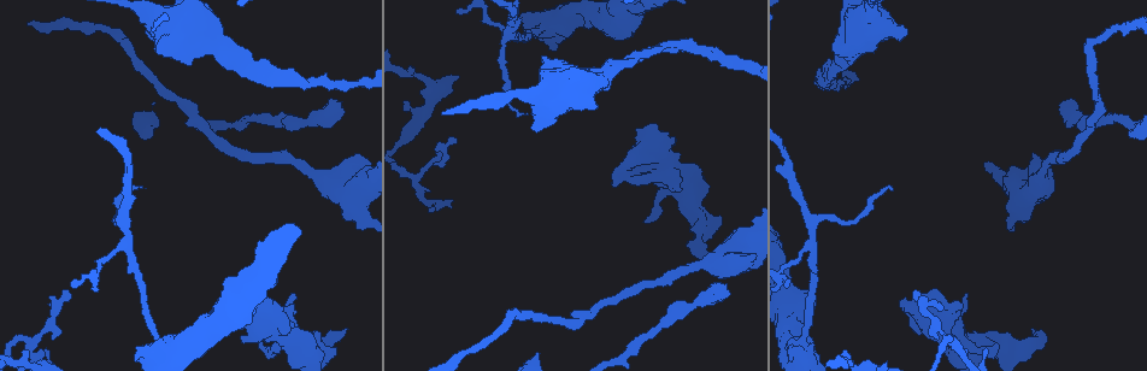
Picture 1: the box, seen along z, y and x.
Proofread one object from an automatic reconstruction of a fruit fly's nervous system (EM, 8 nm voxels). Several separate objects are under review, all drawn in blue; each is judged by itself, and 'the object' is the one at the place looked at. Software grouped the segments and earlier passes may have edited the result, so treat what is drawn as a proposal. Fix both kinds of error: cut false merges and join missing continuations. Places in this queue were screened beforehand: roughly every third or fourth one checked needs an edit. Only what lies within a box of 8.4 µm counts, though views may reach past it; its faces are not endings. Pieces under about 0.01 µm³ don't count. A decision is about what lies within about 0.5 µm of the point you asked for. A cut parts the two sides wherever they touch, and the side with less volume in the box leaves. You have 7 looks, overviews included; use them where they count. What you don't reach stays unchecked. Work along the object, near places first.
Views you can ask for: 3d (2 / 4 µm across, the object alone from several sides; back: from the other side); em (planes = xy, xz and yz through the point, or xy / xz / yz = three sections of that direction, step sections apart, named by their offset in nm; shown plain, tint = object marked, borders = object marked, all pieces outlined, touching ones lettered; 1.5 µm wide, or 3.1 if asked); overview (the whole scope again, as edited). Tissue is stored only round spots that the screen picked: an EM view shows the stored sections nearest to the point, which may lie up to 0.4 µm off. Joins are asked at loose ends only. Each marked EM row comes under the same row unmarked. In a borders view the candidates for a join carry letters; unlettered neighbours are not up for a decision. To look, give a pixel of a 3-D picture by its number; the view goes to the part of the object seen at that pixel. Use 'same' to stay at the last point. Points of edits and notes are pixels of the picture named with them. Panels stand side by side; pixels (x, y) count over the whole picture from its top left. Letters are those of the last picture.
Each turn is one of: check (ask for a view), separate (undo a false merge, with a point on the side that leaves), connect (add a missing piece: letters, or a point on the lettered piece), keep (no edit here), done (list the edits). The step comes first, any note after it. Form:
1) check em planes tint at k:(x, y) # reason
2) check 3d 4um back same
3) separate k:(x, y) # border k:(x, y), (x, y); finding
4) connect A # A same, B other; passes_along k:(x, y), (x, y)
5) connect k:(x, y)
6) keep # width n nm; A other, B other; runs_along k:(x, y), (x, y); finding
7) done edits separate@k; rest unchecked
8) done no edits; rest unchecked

check em planes tint at 1:(690, 267) # calibre changes

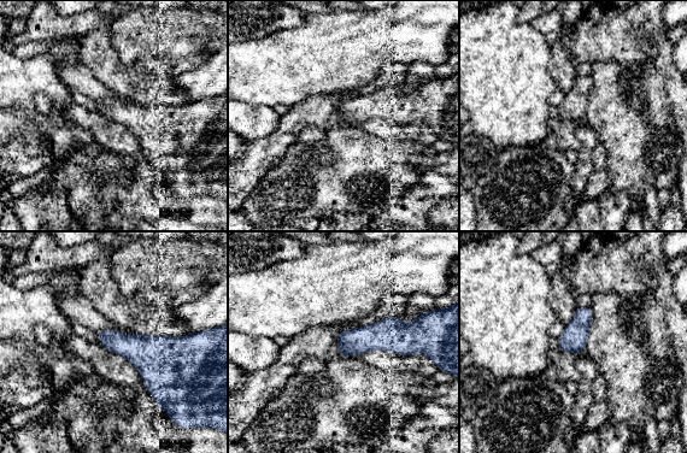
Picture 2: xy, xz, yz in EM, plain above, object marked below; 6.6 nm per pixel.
check em planes borders same # what lies round it

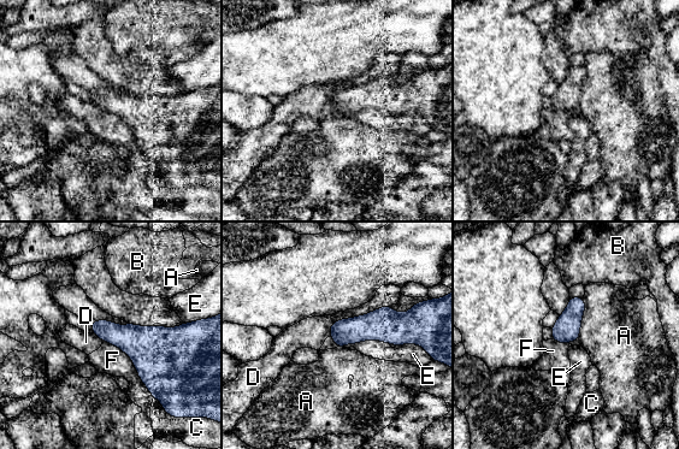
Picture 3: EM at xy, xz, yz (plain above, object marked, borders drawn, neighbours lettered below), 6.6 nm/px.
keep # A other, B other, C other, D other, E other, F other; border 3:(584, 296), (584, 314), (578, 338); one neuron here

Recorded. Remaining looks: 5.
check 3d 4um at 1:(648, 223) # free end

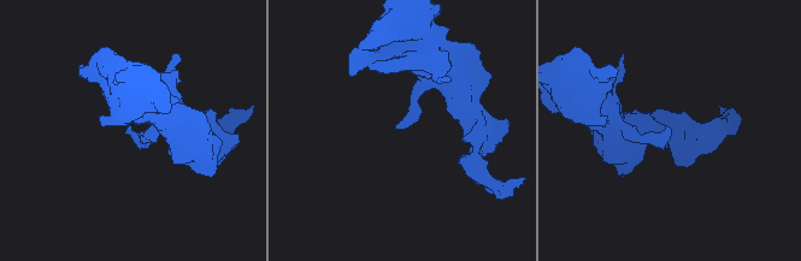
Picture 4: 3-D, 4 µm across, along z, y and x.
check em xz step 8 borders at 4:(125, 131) # shape alone is not enough

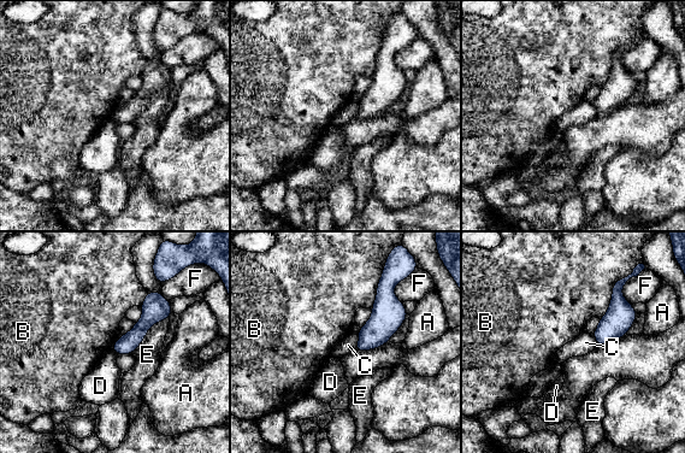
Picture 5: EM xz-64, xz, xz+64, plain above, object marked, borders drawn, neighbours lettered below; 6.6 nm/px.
keep # A other, B other, C other, D other, E other, F other; border 5:(619, 278), (600, 319); no lettered piece goes on from it

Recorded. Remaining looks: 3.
check em planes borders at 1:(142, 185) # tapers out

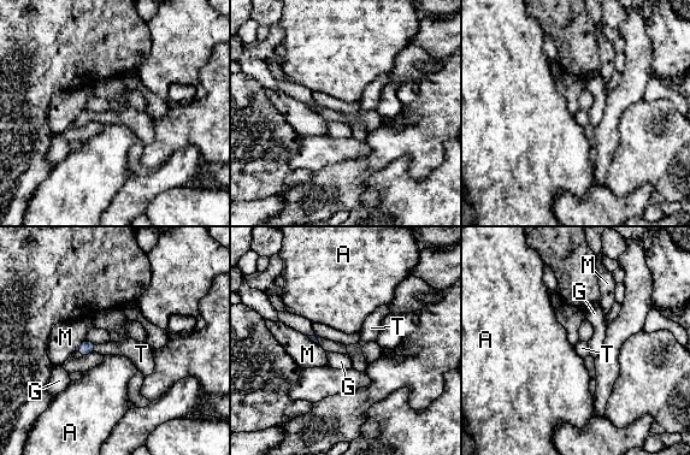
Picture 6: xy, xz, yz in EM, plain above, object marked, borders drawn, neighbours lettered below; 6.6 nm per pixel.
connect T # A other, G other, M other, T same; passes_along 6:(87, 347), (94, 348), (129, 348); it goes on there

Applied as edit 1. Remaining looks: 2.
done edits connect@6; rest unchecked

